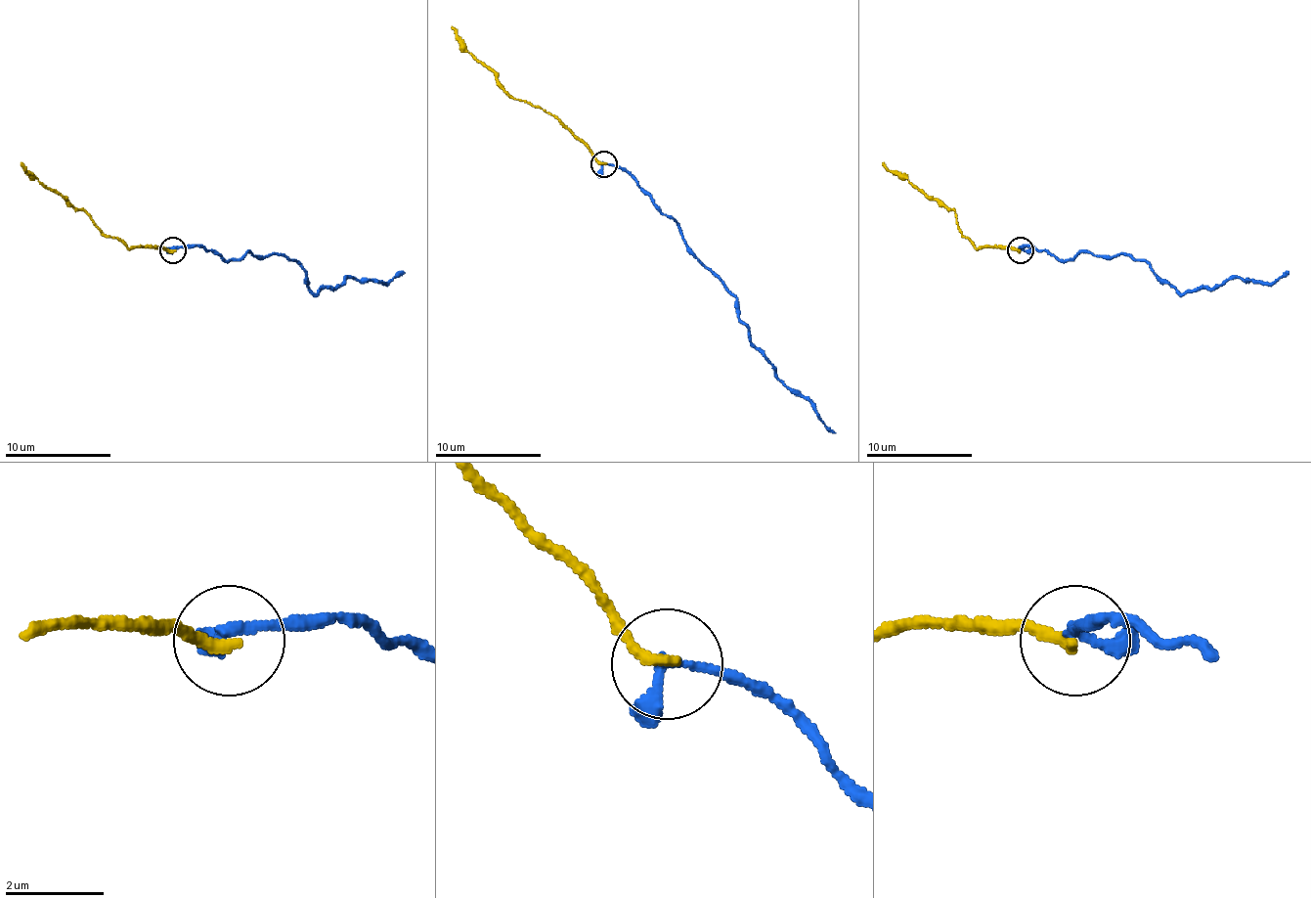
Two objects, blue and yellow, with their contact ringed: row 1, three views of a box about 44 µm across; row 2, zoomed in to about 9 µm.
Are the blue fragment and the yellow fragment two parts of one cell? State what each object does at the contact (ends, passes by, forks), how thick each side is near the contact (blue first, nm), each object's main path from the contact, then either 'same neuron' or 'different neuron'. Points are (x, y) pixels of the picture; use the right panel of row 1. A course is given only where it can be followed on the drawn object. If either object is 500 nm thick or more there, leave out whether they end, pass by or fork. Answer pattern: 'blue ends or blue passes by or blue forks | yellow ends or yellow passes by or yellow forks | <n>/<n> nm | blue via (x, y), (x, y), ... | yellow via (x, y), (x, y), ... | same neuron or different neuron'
blue passes by | yellow ends | 200/280 nm | blue via (1021, 249), (1047, 249), (1060, 260), (1078, 251), (1131, 254), (1182, 294), (1232, 279), (1274, 284), (1288, 273) | yellow via (1021, 249), (978, 246), (959, 231), (951, 209), (914, 189), (883, 162) | same neuron

